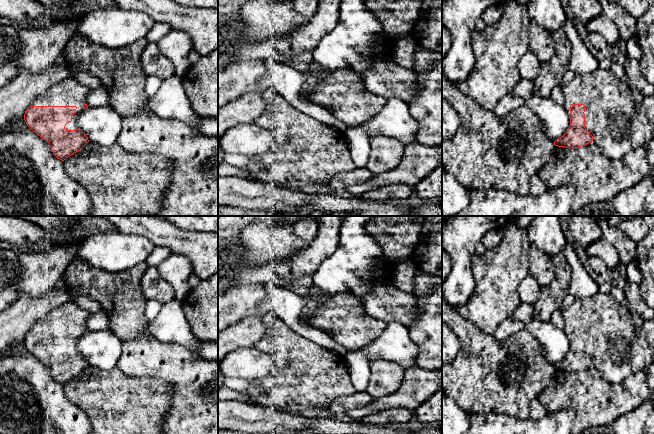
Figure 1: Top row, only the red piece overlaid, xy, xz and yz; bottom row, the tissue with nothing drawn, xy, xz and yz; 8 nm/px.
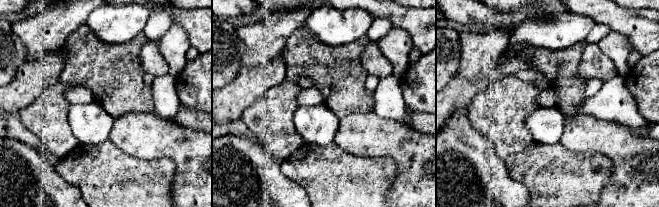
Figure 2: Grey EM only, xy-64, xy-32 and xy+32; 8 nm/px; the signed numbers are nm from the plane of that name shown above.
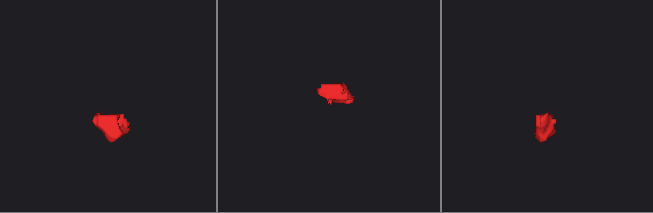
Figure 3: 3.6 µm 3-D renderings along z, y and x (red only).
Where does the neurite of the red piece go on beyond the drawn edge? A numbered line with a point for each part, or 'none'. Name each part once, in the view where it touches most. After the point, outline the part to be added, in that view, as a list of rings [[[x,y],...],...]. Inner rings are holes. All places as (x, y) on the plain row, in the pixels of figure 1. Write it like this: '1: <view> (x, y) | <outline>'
1: xy (70, 316) | [[[73,300],[52,309],[48,314],[38,320],[32,330],[76,330],[77,333],[72,339],[72,345],[65,350],[66,354],[75,354],[79,352],[78,342],[83,334],[83,329],[87,328],[87,320],[92,313],[81,308]]]

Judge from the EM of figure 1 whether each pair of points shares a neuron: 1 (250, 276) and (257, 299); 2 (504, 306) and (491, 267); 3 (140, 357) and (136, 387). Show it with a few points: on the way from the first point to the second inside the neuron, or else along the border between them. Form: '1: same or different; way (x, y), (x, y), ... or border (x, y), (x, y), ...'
1: different; border (263, 282), (236, 286)
2: same; way (496, 296), (496, 277)
3: different; border (116, 366), (128, 375), (157, 377), (160, 379)

